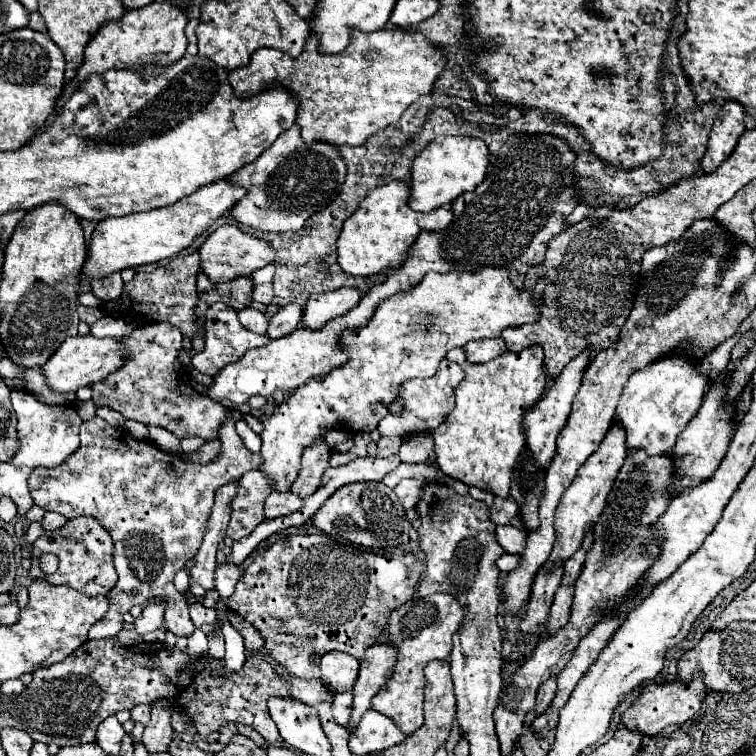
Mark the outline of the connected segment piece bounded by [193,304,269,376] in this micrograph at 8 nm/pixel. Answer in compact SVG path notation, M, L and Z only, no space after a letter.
M213 304L209 306L207 314L205 314L205 348L199 356L193 356L193 366L203 372L203 374L209 374L209 376L215 376L223 366L227 366L229 362L235 362L239 360L249 348L255 348L255 346L263 346L269 342L269 336L267 334L255 334L247 328L243 328L239 324L239 318L237 318L237 312L227 306L227 304Z

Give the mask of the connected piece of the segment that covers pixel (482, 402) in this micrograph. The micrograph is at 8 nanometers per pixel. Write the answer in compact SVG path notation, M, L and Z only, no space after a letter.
M531 346L521 352L505 352L491 362L485 364L469 364L465 366L467 378L457 386L455 390L455 410L447 416L443 426L439 426L431 436L435 440L435 458L443 474L447 474L453 480L461 480L467 486L477 486L485 492L491 492L493 496L507 498L509 496L509 484L513 478L513 470L517 464L517 458L523 452L525 436L523 436L523 414L539 402L545 384L547 374L543 366L543 350L539 346Z

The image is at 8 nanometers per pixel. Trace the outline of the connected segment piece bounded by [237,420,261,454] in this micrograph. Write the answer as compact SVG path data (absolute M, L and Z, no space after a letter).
M237 420L237 434L241 436L245 448L251 452L251 454L259 454L259 448L261 448L261 438L259 434L255 434L245 420Z

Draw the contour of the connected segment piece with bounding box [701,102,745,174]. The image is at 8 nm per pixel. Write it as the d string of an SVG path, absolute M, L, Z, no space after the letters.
M725 102L721 108L719 118L713 124L713 130L709 134L709 142L707 142L707 152L701 160L701 172L703 174L711 174L717 170L717 166L721 166L731 152L737 146L739 136L745 132L745 110L737 106L737 102Z

